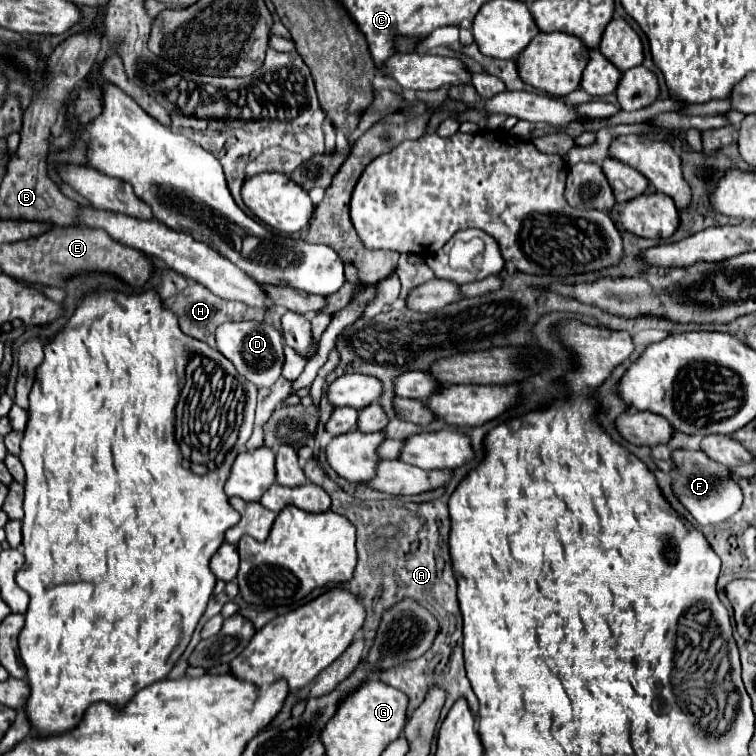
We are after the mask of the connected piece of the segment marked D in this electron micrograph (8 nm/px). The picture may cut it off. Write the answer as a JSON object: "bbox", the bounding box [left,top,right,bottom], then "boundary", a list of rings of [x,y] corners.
{"bbox":[216,321,284,387],"boundary":[[[236,321],[236,323],[222,323],[216,331],[216,349],[228,357],[240,375],[252,381],[256,387],[270,387],[282,371],[284,363],[284,347],[282,335],[278,329],[266,321]]]}

